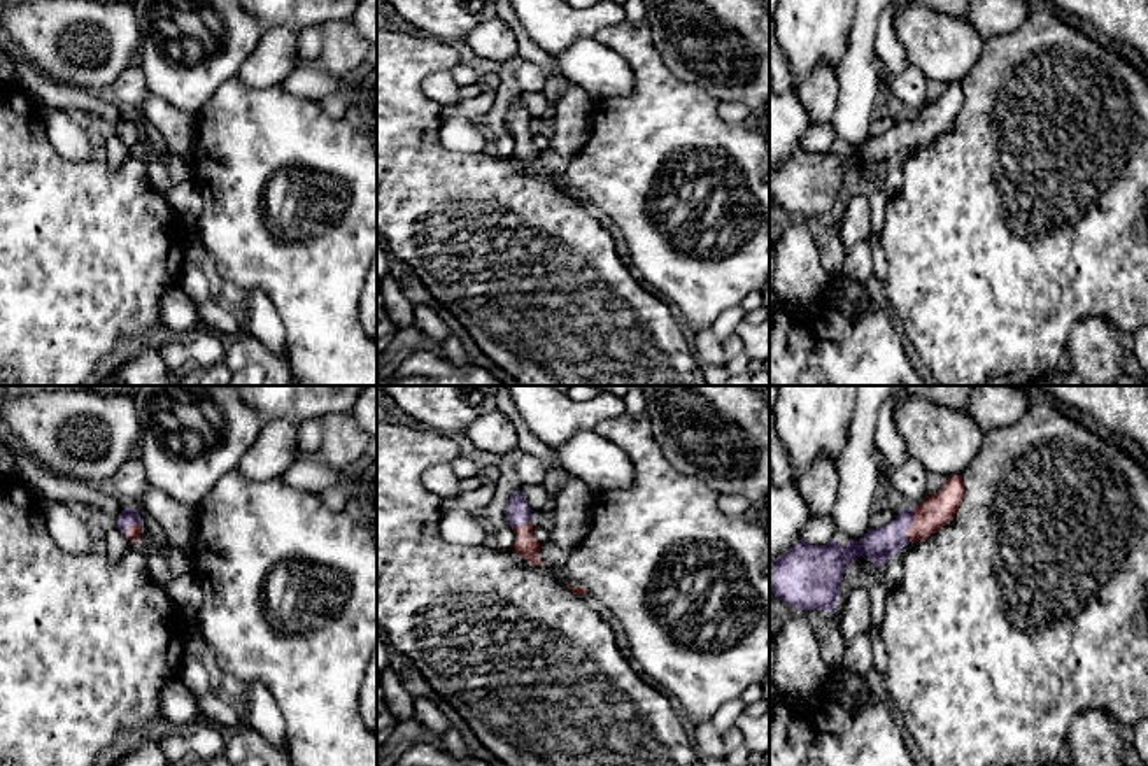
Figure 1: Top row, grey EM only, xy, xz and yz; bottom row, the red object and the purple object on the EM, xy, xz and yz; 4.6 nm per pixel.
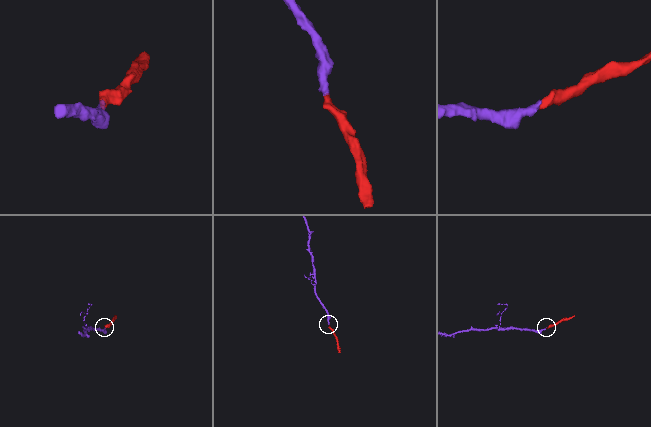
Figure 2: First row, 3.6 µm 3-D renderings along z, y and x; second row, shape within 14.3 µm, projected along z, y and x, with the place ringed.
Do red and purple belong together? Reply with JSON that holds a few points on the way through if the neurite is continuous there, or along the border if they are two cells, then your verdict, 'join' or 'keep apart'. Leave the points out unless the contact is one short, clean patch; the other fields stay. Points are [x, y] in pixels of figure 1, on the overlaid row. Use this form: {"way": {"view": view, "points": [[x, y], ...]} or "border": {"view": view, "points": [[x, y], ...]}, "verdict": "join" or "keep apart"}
{"way": {"view": "yz", "points": [[938, 509], [926, 519], [910, 524], [880, 544]]}, "verdict": "join"}

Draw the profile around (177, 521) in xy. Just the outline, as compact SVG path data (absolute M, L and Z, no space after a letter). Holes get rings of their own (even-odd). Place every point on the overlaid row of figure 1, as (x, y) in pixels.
M145 484L142 505L145 514L161 528L167 543L191 556L196 540L196 508L175 501L151 484Z

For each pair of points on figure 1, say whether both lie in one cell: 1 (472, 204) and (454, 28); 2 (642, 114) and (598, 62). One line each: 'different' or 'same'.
1: different
2: different

